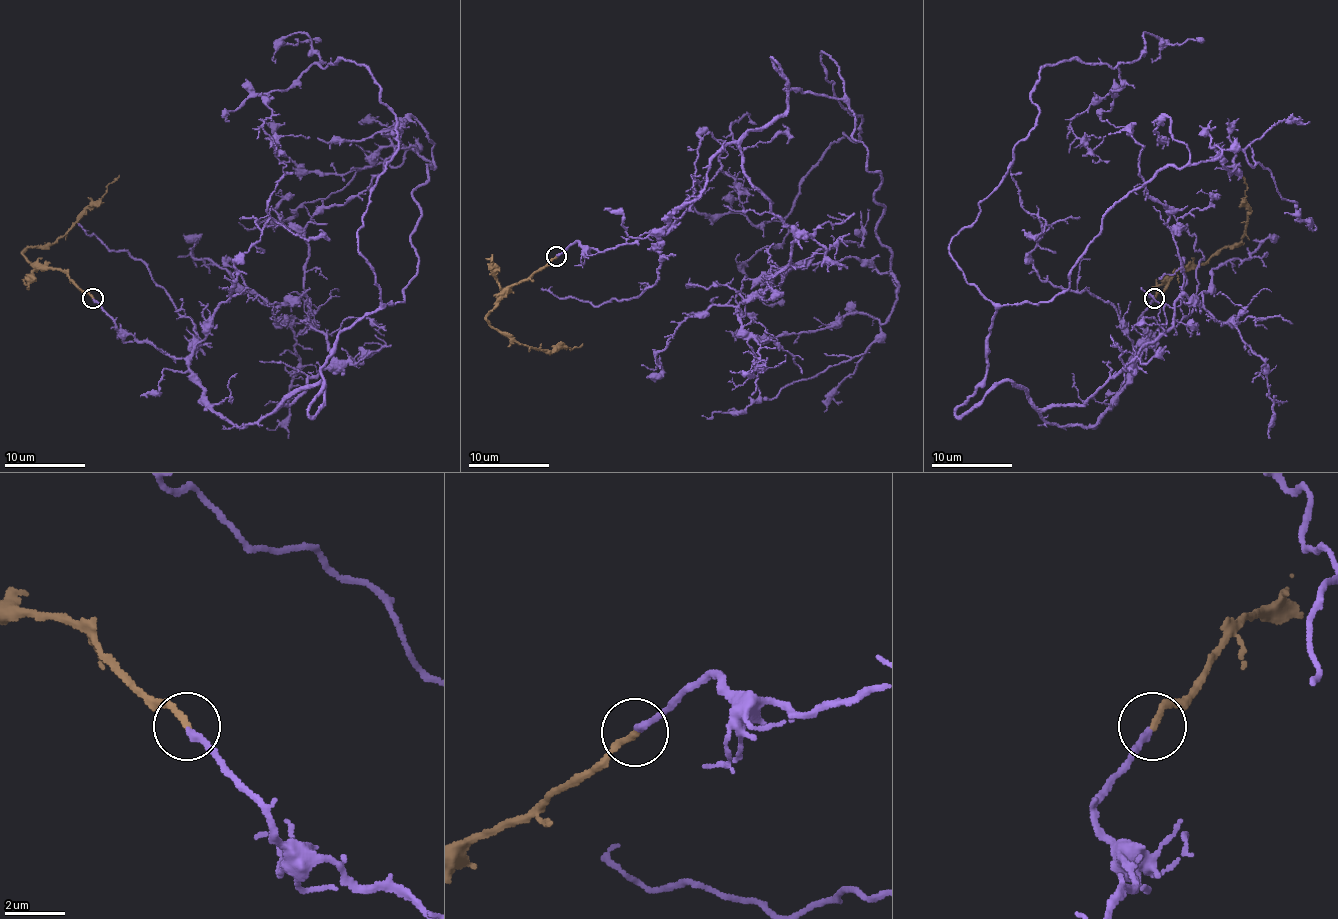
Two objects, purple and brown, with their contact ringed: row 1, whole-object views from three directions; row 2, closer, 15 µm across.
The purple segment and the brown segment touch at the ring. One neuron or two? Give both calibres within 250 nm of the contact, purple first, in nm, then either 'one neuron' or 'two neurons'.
240 nm thick on the purple side, 220 nm on the other; one neuron

